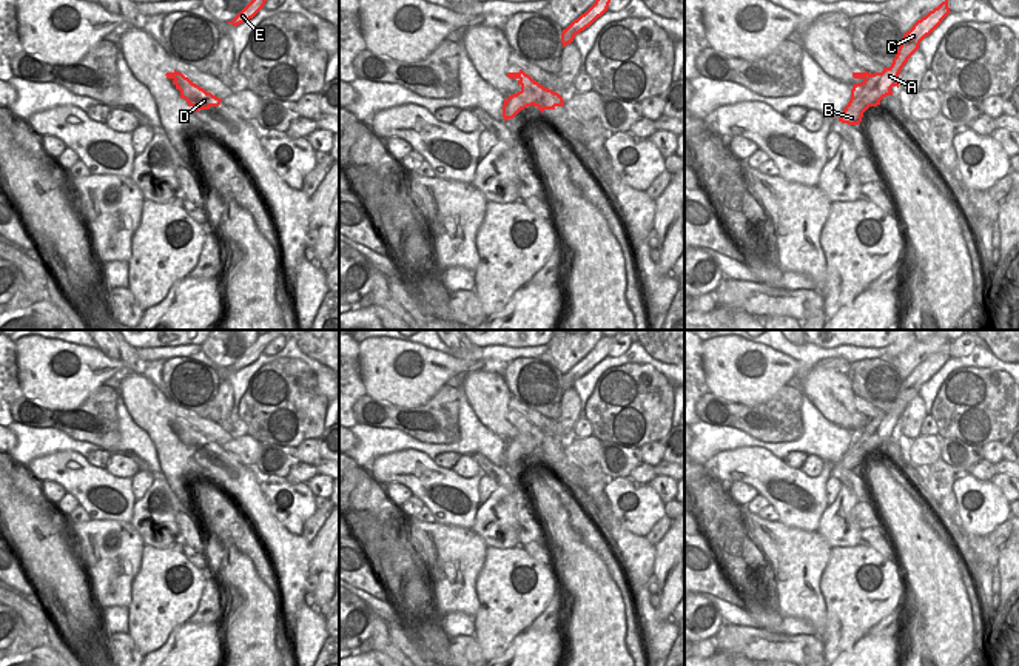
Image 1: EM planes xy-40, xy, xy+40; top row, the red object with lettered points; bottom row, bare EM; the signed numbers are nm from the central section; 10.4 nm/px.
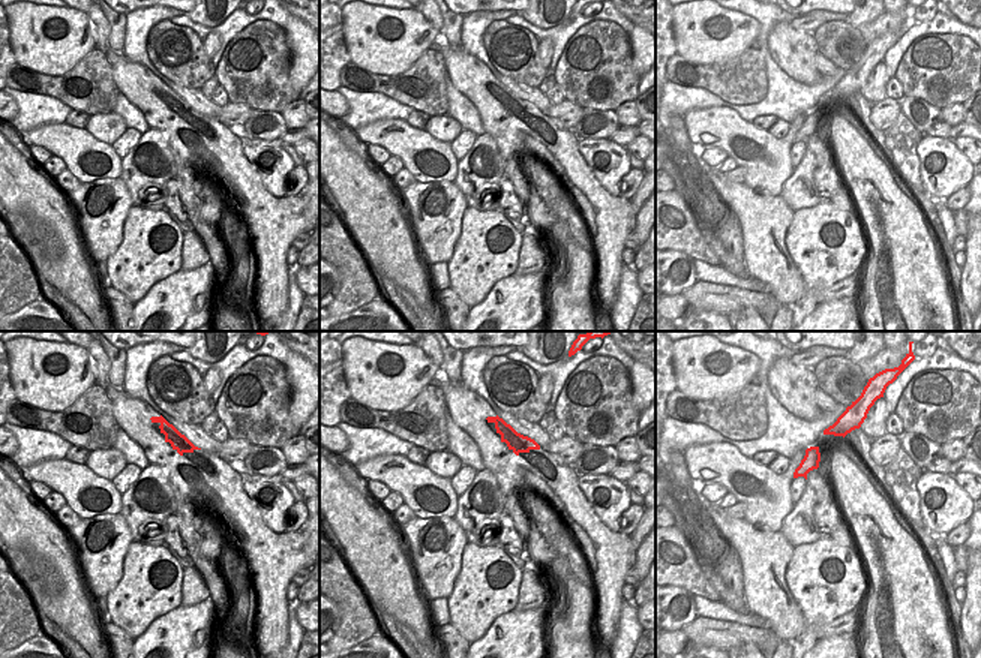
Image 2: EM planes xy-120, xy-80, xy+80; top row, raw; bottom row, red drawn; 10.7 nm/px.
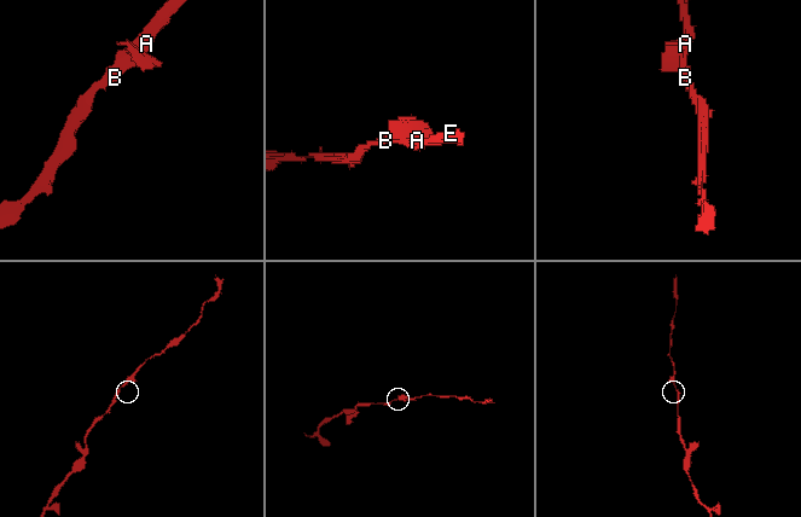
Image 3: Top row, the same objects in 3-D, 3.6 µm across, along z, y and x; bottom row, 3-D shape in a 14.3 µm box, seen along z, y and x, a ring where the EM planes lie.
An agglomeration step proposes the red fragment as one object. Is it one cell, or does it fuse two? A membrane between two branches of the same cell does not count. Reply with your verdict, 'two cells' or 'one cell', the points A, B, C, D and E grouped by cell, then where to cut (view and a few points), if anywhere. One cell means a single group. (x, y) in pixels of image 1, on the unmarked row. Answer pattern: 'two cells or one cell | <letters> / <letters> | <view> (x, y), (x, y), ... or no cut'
two cells | A B C E / D | xy+40 (871, 420), (870, 424), (874, 430), (859, 435), (851, 443)

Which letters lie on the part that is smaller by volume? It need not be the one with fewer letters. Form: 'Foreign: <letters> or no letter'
Foreign: D

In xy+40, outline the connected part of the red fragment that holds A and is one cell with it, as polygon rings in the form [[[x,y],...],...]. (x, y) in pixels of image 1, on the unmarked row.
[[[948,344],[942,347],[937,353],[930,356],[925,362],[917,365],[913,373],[903,379],[900,392],[890,413],[883,413],[882,418],[871,419],[871,426],[876,429],[873,435],[857,436],[854,442],[849,444],[845,452],[839,467],[848,470],[859,470],[862,467],[863,458],[869,452],[880,450],[880,446],[886,441],[893,441],[891,433],[899,433],[899,419],[908,404],[919,395],[920,387],[930,381],[942,365],[951,358],[948,353]]]

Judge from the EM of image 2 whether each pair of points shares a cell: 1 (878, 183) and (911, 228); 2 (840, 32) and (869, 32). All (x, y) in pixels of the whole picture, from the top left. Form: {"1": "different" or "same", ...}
{"1": "same", "2": "different"}

